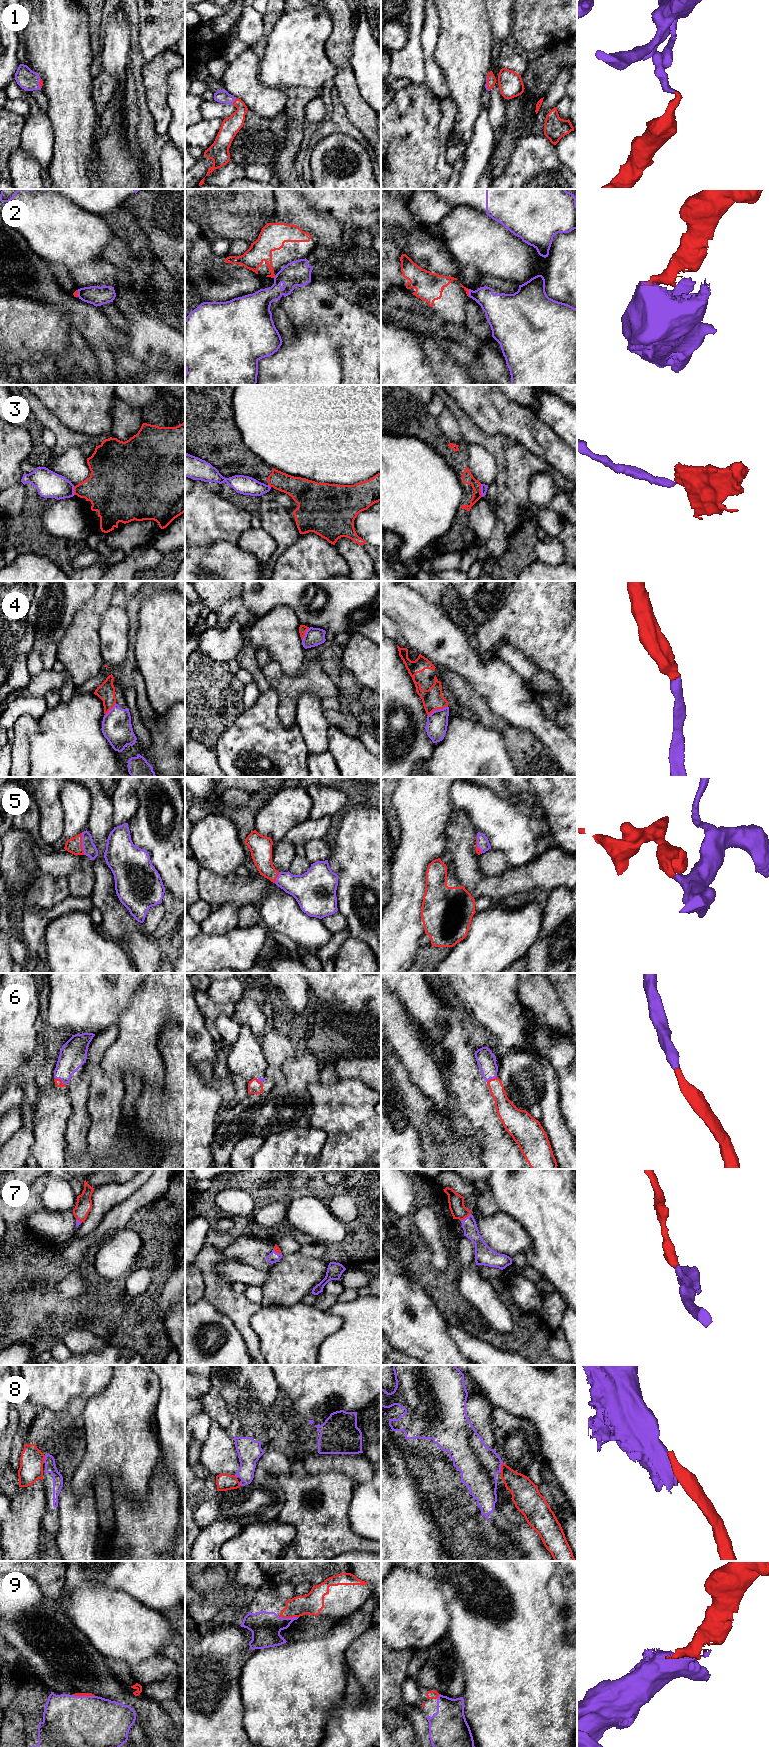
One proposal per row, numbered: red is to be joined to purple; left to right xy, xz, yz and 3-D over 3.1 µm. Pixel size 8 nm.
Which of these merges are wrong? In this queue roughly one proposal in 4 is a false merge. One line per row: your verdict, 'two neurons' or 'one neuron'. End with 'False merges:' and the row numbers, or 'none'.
1: one neuron
2: two neurons
3: two neurons
4: one neuron
5: one neuron
6: one neuron
7: one neuron
8: two neurons
9: one neuron
False merges: 2, 3, 8

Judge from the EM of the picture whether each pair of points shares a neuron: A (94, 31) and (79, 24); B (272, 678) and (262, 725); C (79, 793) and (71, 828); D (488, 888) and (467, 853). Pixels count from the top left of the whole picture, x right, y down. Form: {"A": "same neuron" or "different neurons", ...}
{"A": "different neurons", "B": "different neurons", "C": "same neuron", "D": "same neuron"}

